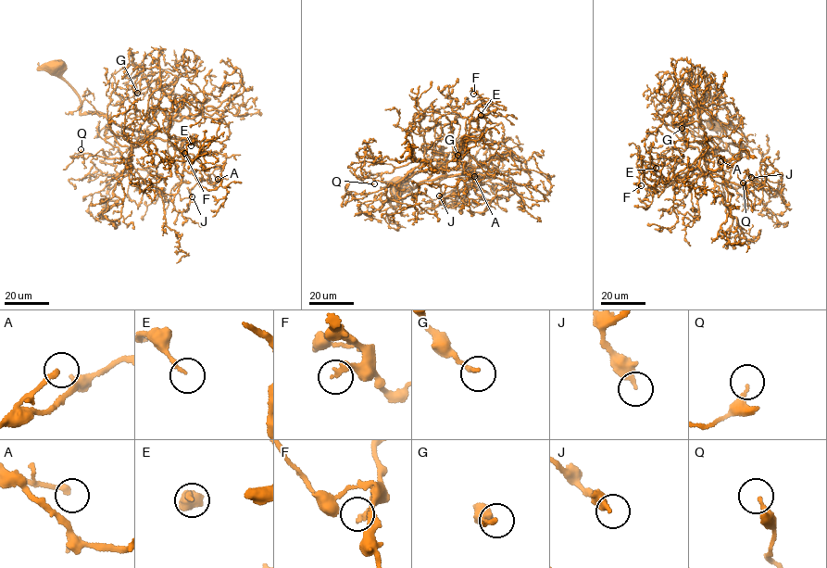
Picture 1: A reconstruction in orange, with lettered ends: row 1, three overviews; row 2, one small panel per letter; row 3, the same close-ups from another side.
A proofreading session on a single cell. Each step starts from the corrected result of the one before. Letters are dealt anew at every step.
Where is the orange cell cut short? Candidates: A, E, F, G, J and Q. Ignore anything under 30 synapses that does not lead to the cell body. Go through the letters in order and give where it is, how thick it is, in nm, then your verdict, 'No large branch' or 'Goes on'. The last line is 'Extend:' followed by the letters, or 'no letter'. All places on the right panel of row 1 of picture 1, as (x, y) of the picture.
A: Place: (720, 161). Thickness 240 nm. No large branch
E: Place: (656, 168). Thickness 160 nm. No large branch
F: Place: (641, 185). Thickness 280 nm. No large branch
G: Place: (682, 128). Thickness 200 nm. No large branch
J: Place: (751, 177). Thickness 320 nm. No large branch
Q: Place: (743, 183). Thickness 240 nm. No large branch
Extend: no letter

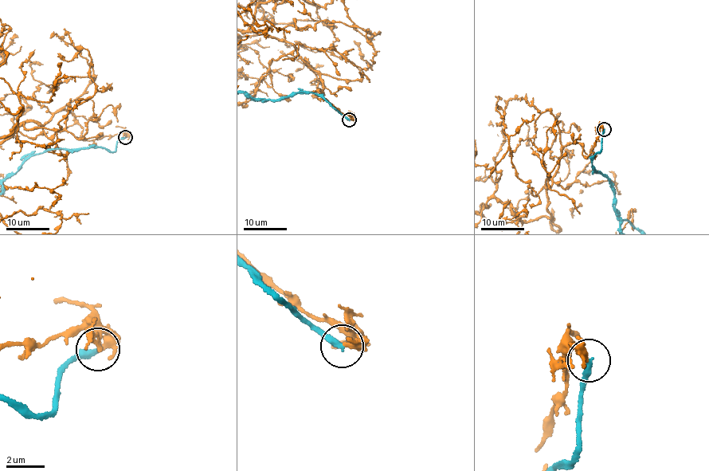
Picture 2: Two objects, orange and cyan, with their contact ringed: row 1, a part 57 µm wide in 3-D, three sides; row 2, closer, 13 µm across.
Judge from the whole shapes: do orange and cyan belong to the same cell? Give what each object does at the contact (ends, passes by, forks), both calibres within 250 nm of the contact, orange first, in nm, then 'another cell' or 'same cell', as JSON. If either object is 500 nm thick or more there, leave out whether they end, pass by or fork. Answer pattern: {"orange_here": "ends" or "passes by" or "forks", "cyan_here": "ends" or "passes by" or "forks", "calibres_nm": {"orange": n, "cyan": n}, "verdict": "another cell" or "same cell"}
{"orange_here": "passes by", "cyan_here": "ends", "calibres_nm": {"orange": 300, "cyan": 320}, "verdict": "another cell"}

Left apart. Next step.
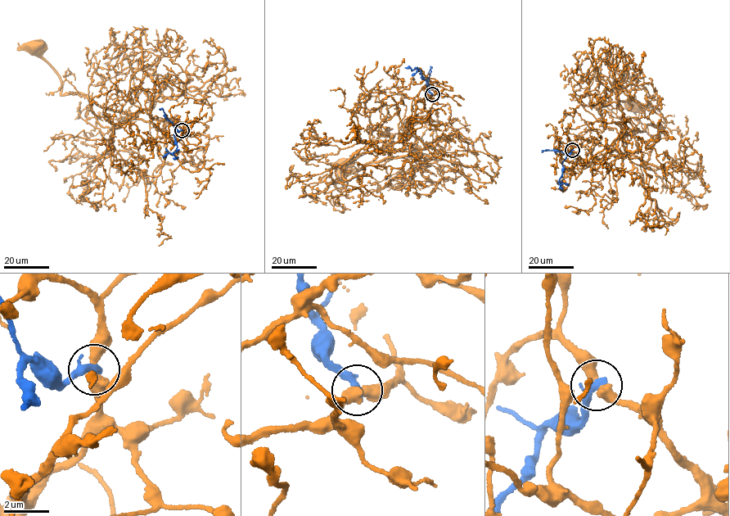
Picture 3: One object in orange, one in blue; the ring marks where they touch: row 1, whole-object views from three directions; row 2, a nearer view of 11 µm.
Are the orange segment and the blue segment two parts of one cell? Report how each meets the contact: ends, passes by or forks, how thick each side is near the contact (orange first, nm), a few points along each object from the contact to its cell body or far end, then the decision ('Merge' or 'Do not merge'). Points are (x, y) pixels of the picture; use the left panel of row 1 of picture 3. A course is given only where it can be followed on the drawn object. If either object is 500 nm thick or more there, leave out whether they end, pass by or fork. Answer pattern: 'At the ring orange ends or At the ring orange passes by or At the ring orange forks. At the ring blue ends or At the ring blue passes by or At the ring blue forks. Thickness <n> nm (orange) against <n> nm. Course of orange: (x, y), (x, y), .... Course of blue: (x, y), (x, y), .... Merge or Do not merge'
At the ring orange passes by. At the ring blue ends. Thickness 420 nm (orange) against 380 nm. Course of orange: (182, 130), (174, 144), (152, 123), (101, 108), (85, 95), (61, 94), (59, 74), (35, 47). Course of blue: (182, 130), (175, 129), (177, 151), (173, 155), (177, 157), (173, 157). Do not merge

